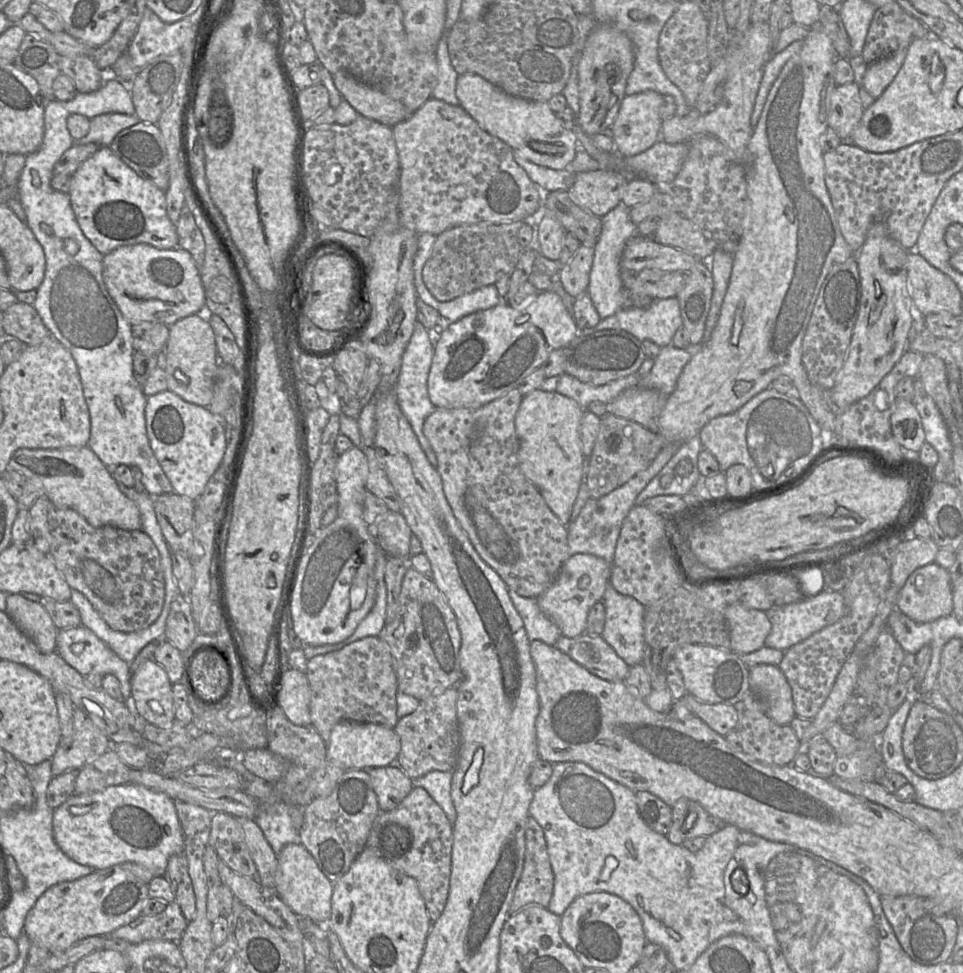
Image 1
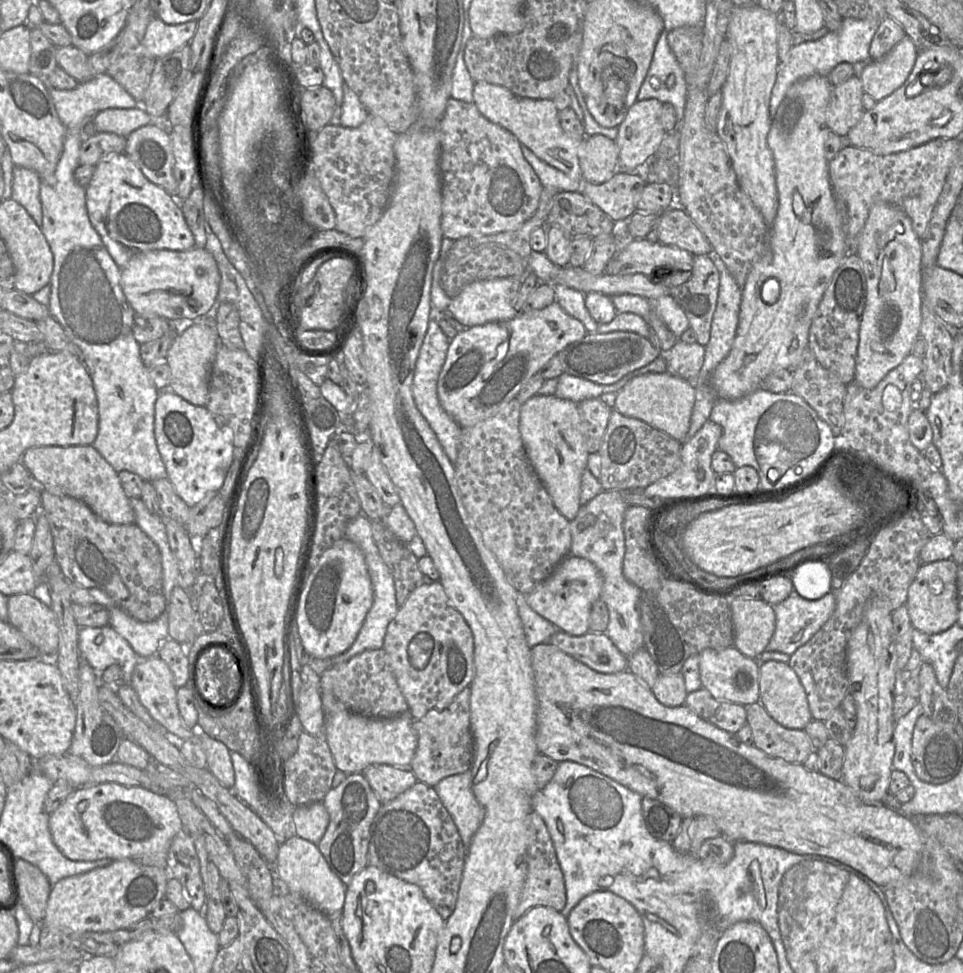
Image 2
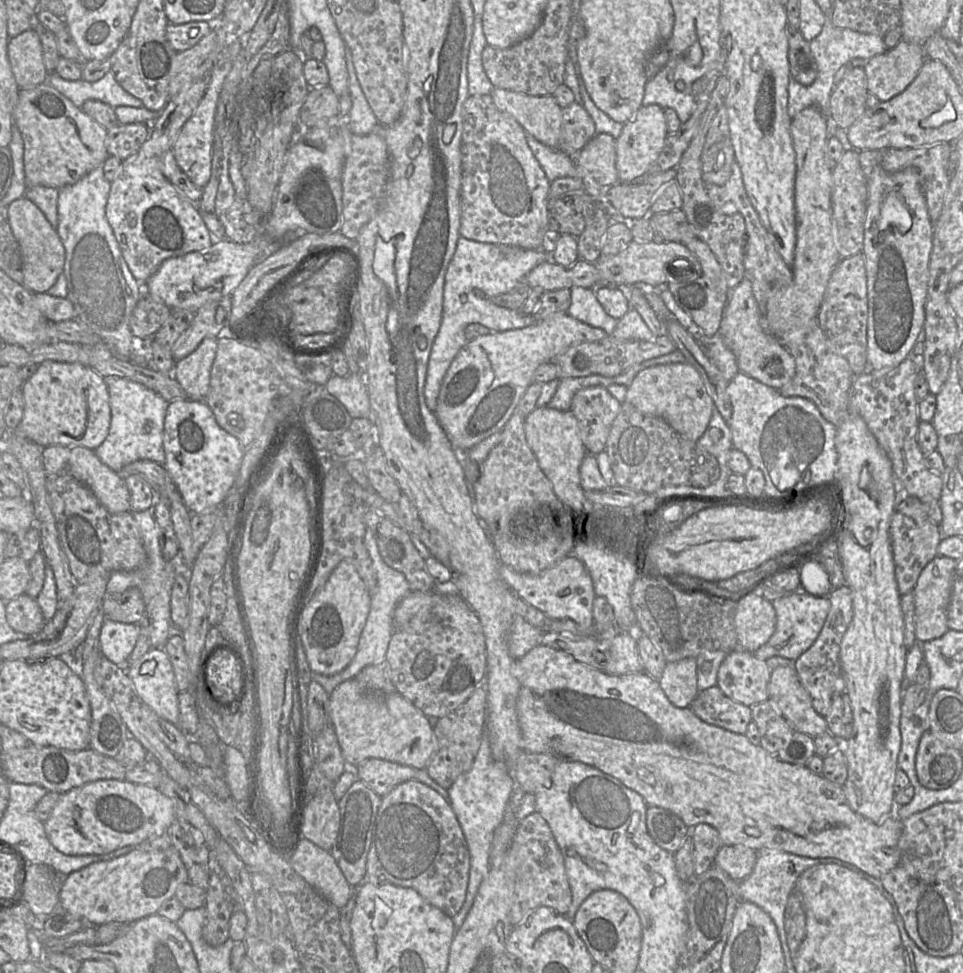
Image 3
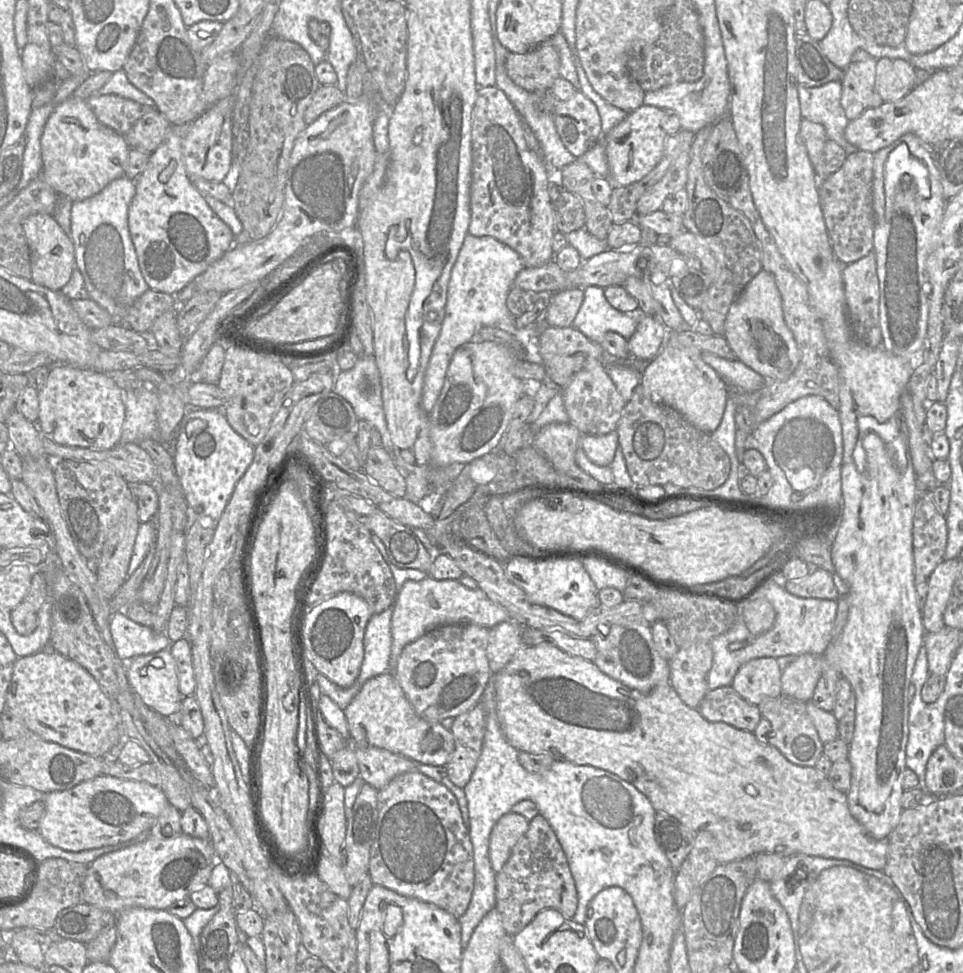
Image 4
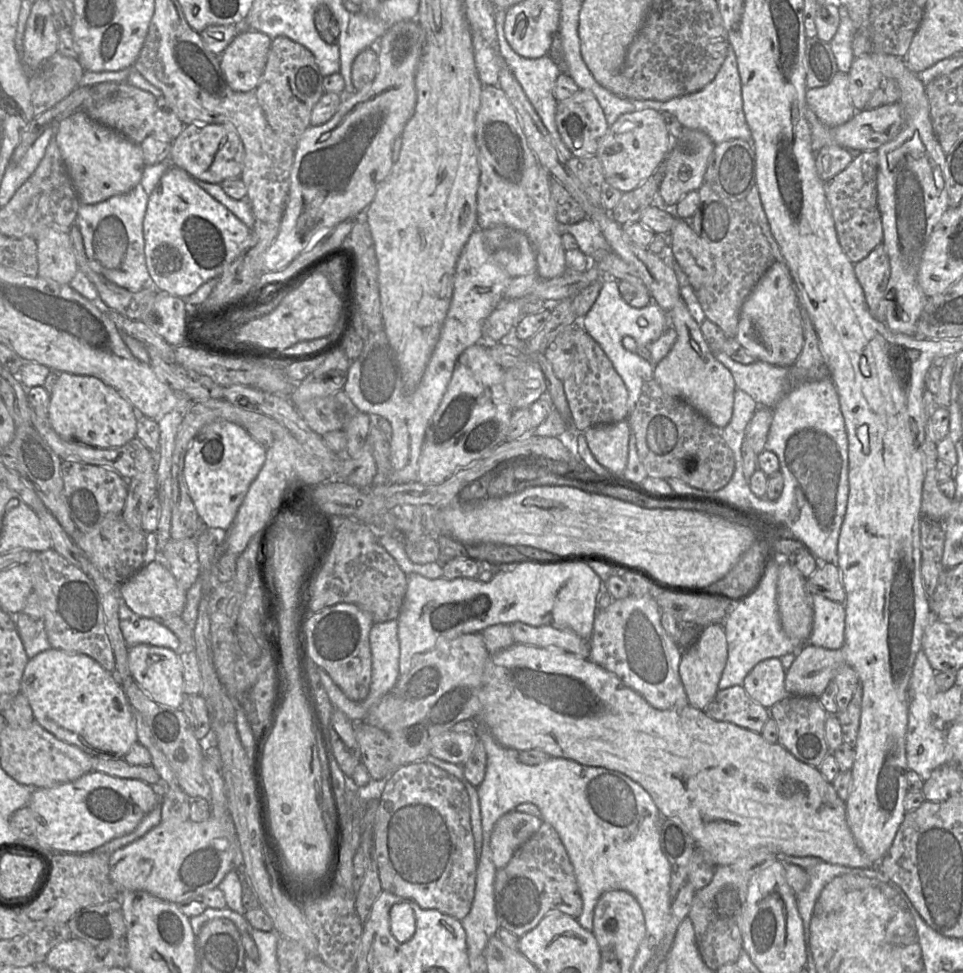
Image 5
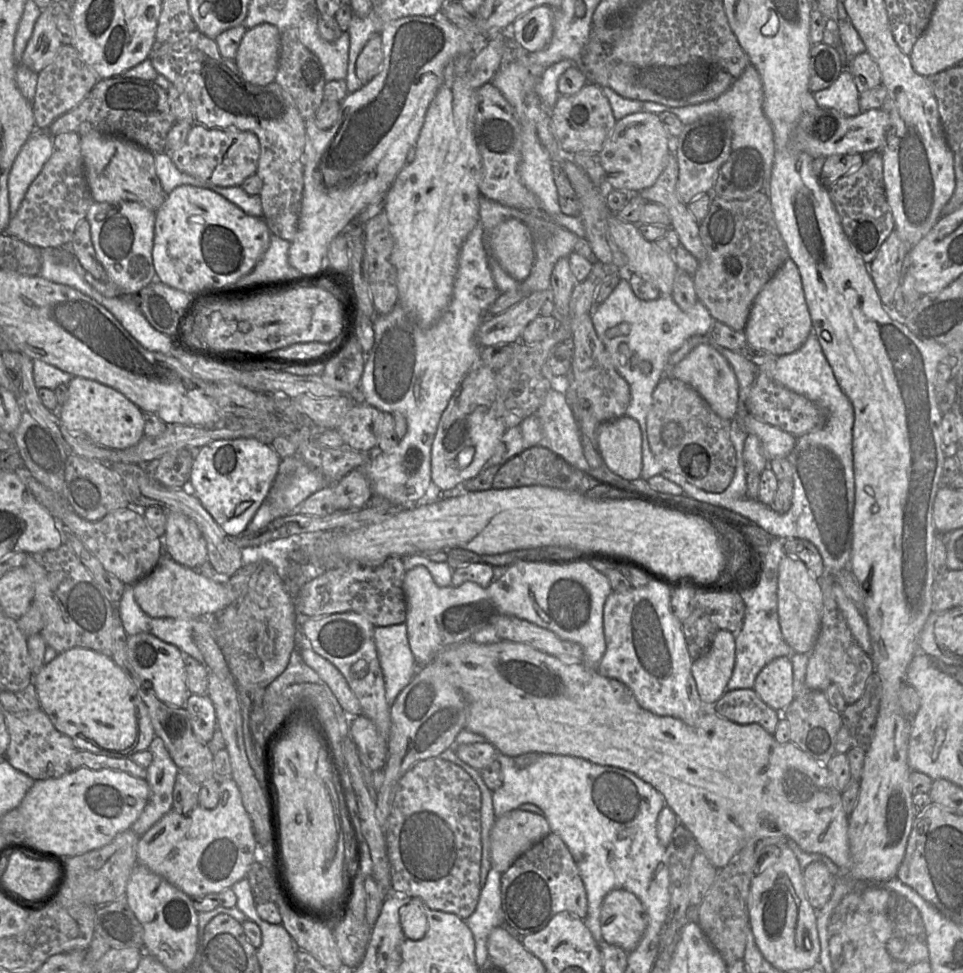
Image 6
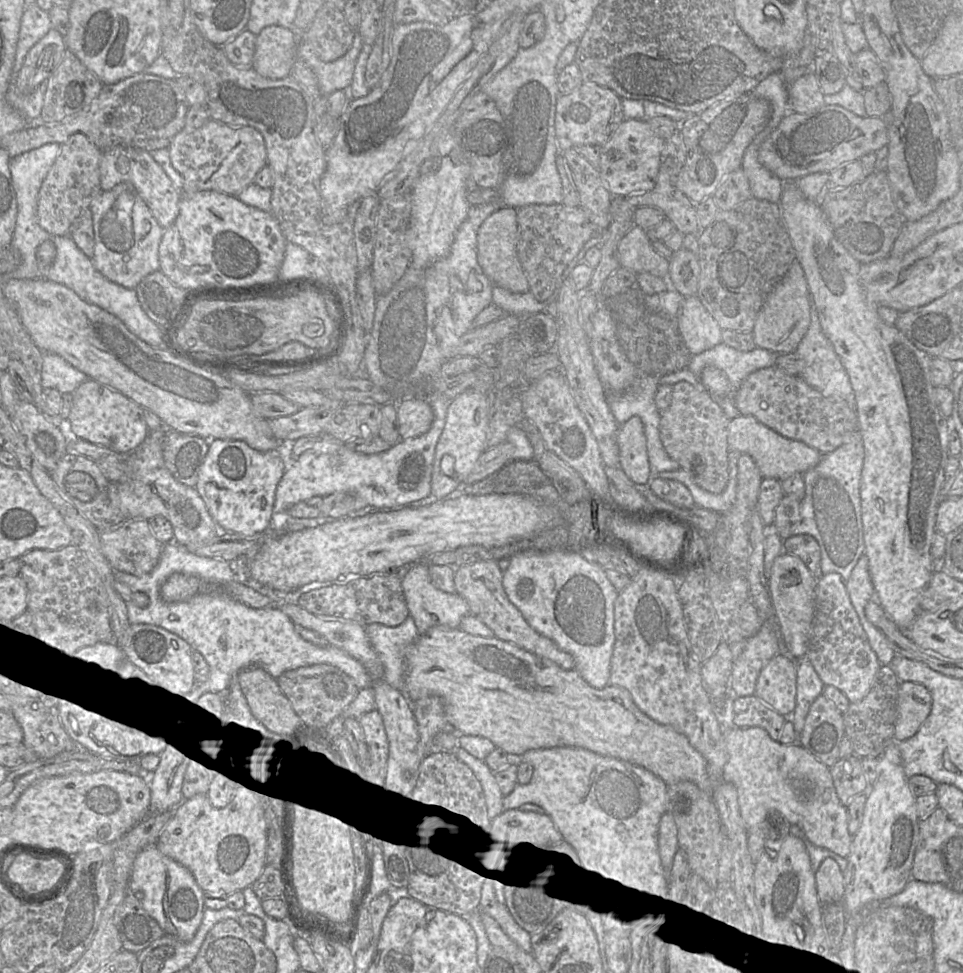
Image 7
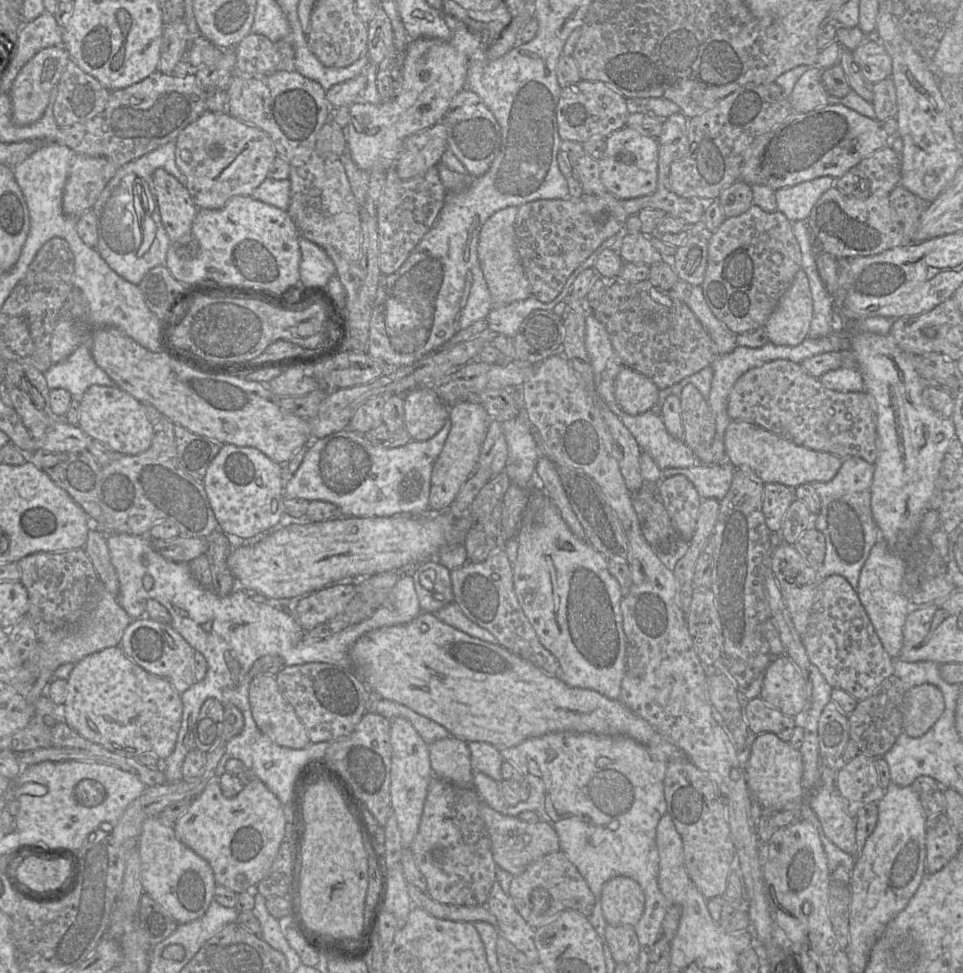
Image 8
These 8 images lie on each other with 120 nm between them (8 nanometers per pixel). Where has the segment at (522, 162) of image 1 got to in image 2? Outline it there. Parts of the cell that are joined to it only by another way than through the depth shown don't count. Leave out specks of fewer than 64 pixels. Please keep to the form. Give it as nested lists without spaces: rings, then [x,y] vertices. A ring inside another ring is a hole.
[[[522,145],[524,158],[537,174],[544,188],[554,188],[558,191],[580,191],[584,181],[572,179],[564,172],[539,159],[529,148]]]

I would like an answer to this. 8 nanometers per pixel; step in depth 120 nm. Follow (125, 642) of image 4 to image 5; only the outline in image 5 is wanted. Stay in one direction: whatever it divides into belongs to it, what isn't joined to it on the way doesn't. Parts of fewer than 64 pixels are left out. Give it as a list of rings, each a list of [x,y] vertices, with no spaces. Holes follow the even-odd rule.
[[[121,598],[118,614],[120,629],[128,648],[138,644],[149,644],[171,650],[180,647],[180,640],[170,629],[154,619],[138,616]]]

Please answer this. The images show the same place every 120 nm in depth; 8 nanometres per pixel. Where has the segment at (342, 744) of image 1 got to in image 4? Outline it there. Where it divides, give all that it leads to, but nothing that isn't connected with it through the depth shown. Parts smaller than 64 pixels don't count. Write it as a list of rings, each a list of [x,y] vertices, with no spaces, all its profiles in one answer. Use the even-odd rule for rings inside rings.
[[[388,672],[367,680],[344,713],[355,748],[379,747],[433,766],[445,766],[454,750],[451,731],[417,715],[395,676]]]

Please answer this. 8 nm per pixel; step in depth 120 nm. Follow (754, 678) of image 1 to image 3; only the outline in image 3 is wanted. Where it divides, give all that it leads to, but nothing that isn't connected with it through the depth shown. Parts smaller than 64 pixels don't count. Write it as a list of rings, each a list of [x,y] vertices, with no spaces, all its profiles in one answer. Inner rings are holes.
[[[779,666],[772,670],[767,692],[767,701],[777,707],[794,730],[812,738],[828,731],[825,718],[813,708],[811,697],[794,666]]]

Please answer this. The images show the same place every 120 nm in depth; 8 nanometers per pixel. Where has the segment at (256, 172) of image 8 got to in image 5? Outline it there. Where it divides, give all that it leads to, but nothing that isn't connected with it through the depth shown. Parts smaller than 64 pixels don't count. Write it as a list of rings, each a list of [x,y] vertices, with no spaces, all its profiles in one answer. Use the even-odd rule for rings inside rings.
[[[191,123],[184,126],[172,143],[169,160],[187,171],[194,179],[220,184],[226,179],[238,178],[244,162],[244,146],[231,124]]]

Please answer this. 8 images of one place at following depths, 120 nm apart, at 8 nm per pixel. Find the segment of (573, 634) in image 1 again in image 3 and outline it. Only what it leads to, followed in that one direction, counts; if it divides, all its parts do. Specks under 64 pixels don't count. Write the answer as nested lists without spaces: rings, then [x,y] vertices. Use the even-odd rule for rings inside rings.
[[[568,555],[538,575],[521,574],[500,564],[500,575],[515,594],[528,604],[556,620],[571,620],[581,631],[593,629],[593,601],[596,597],[592,579],[583,563]]]

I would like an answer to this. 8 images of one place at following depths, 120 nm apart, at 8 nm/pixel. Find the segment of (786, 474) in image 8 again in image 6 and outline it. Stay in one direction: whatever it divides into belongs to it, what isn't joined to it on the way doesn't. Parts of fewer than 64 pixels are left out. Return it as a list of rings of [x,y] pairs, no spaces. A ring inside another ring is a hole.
[[[751,414],[742,416],[742,426],[748,434],[755,434],[760,439],[766,458],[787,458],[795,446],[796,437],[791,433],[767,424]]]

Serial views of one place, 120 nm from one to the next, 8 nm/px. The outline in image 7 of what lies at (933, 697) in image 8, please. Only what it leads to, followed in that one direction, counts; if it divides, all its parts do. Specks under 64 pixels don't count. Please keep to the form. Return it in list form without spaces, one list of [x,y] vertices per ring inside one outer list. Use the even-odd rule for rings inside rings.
[[[901,682],[894,740],[900,742],[914,736],[929,716],[931,709],[932,696],[925,686],[915,682]]]

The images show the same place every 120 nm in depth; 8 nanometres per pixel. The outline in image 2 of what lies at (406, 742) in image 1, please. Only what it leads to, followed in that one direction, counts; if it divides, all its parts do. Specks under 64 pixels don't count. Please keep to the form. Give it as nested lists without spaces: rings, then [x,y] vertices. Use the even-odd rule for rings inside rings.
[[[470,687],[464,688],[444,709],[430,709],[420,719],[414,719],[417,747],[409,765],[418,781],[434,787],[443,778],[463,773],[471,768],[474,740],[470,723]]]

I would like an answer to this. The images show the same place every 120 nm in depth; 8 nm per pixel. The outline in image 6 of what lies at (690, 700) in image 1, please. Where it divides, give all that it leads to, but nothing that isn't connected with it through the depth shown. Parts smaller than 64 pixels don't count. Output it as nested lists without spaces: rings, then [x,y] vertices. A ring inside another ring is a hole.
[[[753,689],[726,691],[712,706],[721,718],[737,724],[758,724],[773,736],[782,714],[767,706]]]

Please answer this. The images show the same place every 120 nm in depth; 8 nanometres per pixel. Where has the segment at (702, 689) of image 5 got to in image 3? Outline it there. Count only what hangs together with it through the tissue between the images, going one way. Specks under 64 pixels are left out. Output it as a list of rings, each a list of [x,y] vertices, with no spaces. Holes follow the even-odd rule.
[[[688,657],[667,663],[658,681],[674,706],[678,708],[690,707],[699,693],[696,658]]]

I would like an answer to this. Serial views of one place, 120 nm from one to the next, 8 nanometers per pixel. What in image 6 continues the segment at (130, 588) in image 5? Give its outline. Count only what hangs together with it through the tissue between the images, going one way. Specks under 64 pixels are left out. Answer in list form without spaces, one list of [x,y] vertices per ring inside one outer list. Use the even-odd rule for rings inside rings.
[[[163,555],[151,573],[133,584],[133,593],[141,610],[153,618],[211,617],[228,605],[228,590],[224,584]]]

